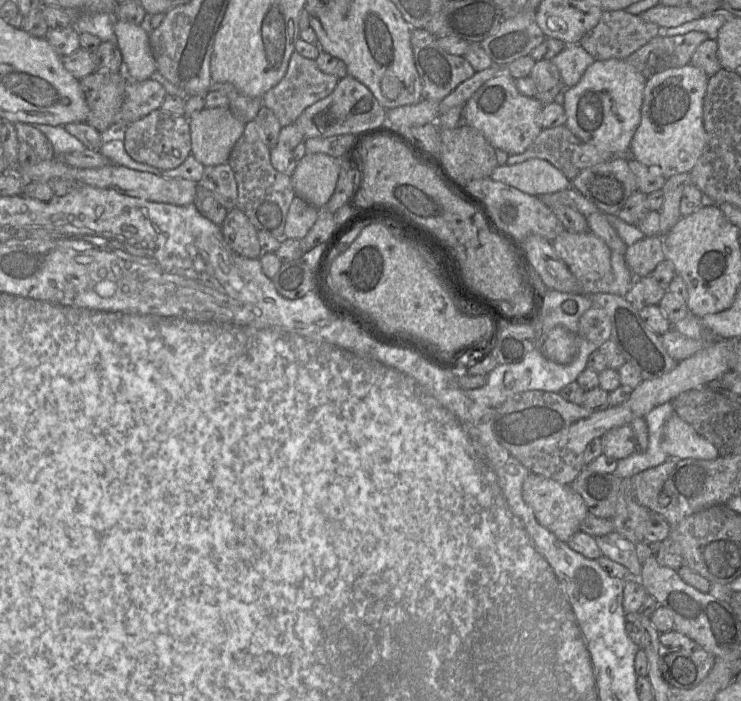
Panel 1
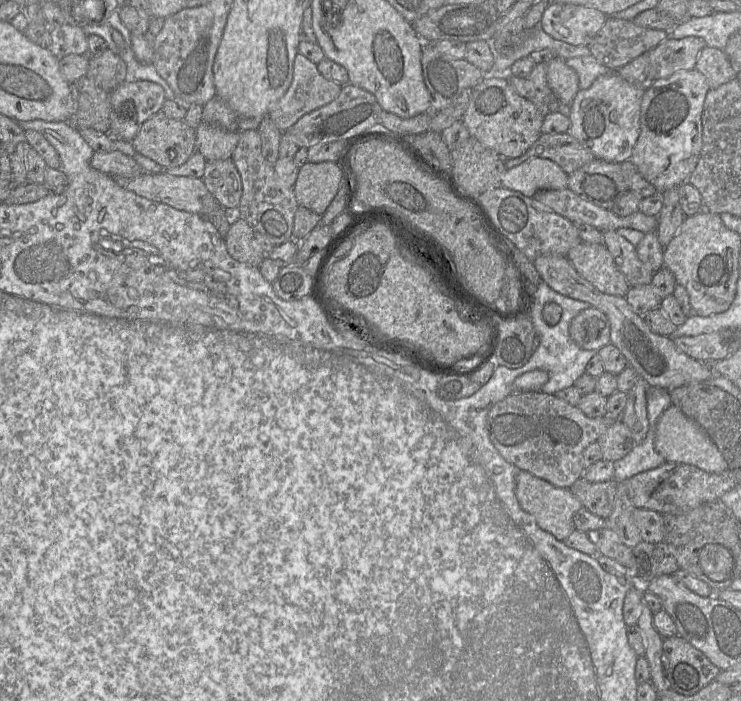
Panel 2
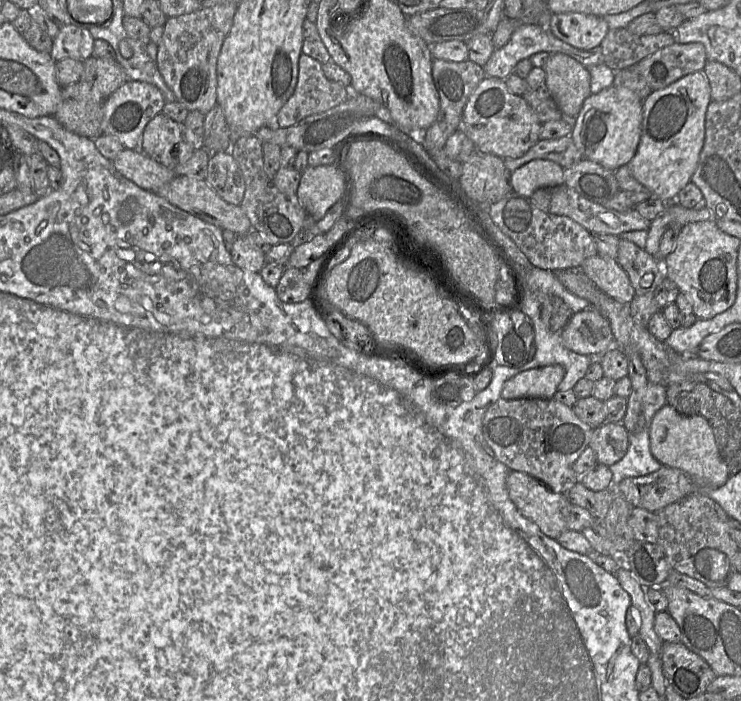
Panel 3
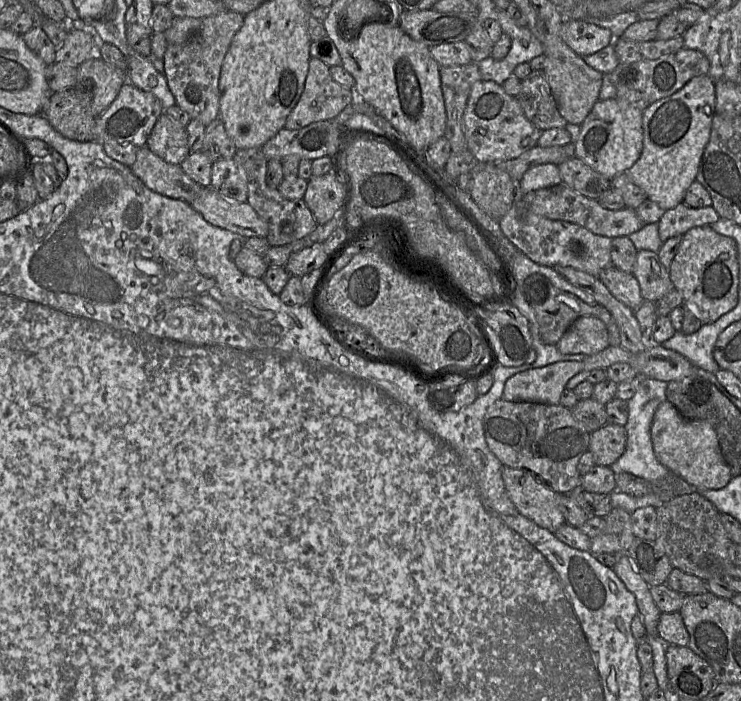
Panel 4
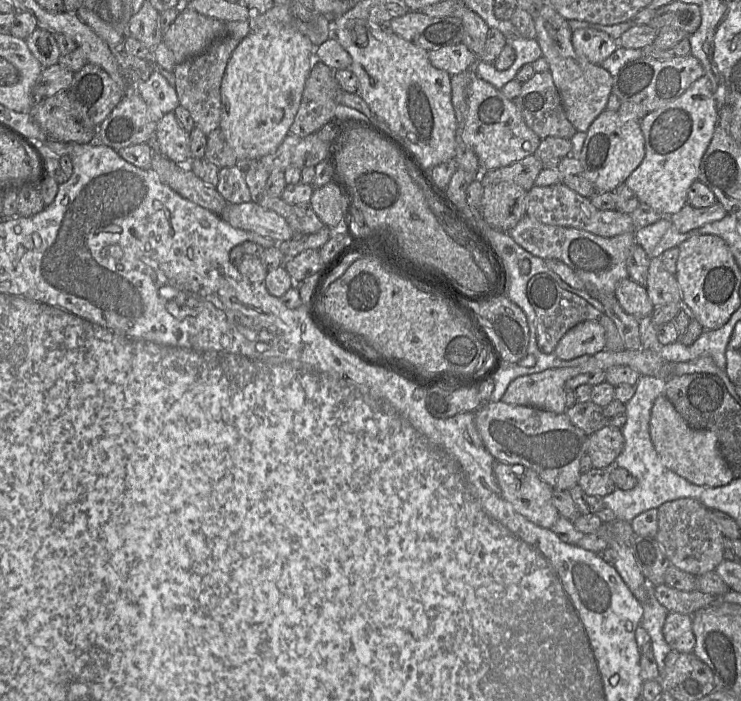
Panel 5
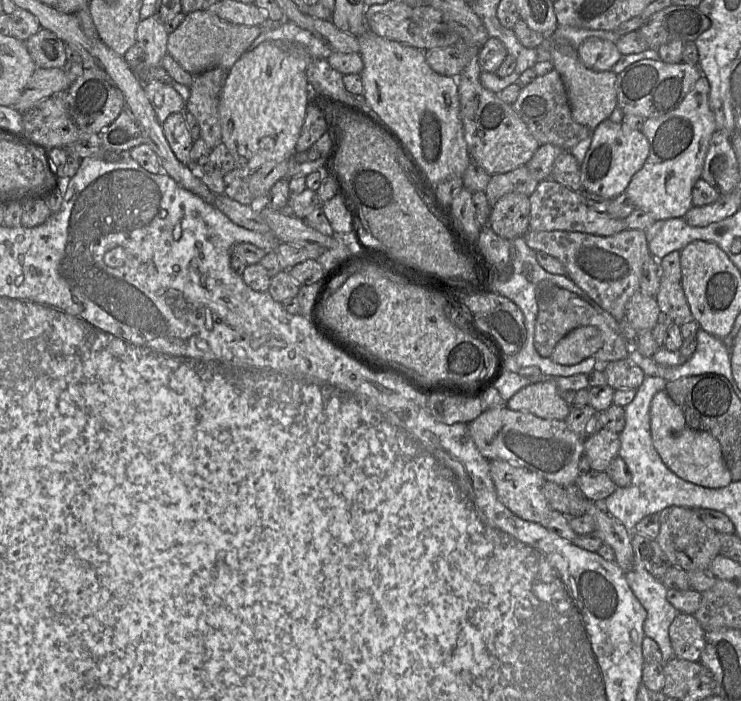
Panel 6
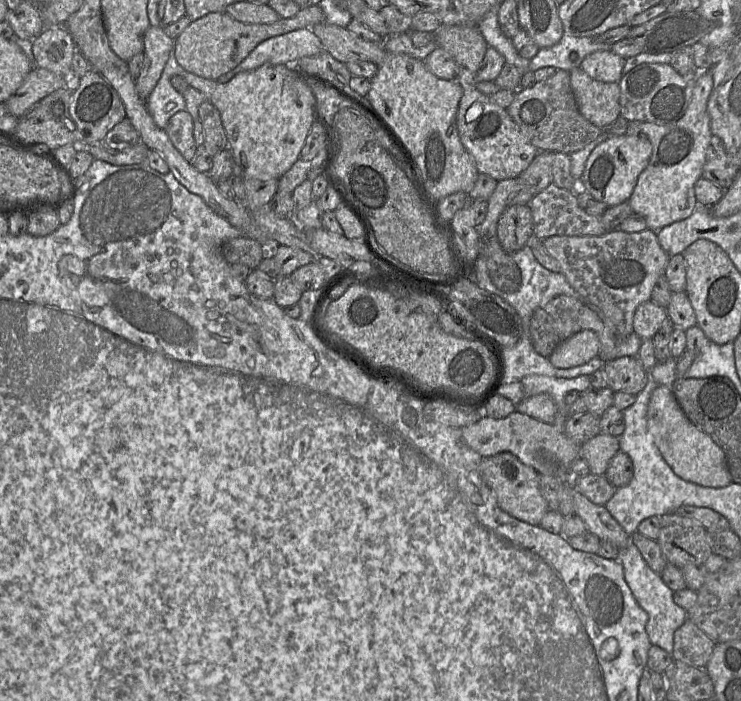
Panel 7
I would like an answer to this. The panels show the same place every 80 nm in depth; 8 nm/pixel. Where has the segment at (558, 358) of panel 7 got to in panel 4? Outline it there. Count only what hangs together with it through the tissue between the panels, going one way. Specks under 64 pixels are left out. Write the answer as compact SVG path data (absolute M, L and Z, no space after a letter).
M595 316L577 318L560 338L556 347L562 354L596 354L609 345L606 325Z

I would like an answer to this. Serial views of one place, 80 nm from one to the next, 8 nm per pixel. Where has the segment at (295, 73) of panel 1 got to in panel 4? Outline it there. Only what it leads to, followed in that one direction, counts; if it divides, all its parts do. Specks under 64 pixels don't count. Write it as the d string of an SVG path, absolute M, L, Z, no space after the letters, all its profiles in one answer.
M311 57L303 93L287 117L284 128L299 130L314 122L333 119L355 98L354 89L335 82L329 66Z

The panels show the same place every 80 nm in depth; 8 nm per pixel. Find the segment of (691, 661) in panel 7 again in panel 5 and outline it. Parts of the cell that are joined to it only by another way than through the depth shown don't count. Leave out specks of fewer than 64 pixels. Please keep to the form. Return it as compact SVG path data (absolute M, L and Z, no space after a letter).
M669 612L662 631L672 650L693 653L696 640L692 629L691 615Z

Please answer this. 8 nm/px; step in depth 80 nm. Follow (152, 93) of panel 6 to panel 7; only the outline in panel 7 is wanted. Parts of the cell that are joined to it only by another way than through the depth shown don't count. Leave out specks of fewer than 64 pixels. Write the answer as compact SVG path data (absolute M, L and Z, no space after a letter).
M171 52L161 78L147 99L148 111L155 124L165 129L169 119L178 111L186 109L183 95L171 84L171 77L185 76L186 70Z

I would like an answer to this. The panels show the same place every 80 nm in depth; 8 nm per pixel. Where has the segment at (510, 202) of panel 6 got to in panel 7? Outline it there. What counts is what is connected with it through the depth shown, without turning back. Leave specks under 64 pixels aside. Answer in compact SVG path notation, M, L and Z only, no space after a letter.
M513 205L503 211L497 223L497 237L507 253L521 250L533 236L529 205Z

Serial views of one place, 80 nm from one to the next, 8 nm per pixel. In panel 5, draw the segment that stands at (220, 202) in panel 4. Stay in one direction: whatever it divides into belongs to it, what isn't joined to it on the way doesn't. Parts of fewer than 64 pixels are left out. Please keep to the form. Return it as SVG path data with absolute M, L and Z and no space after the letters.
M252 201L242 204L228 203L219 216L234 228L271 238L276 243L296 237L283 217Z

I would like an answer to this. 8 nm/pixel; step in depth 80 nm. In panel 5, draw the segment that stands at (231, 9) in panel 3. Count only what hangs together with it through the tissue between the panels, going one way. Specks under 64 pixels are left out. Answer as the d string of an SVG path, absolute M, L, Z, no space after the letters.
M249 21L225 22L226 33L204 53L175 66L175 90L180 106L192 116L196 127L205 135L220 127L221 84L232 52L249 32Z

